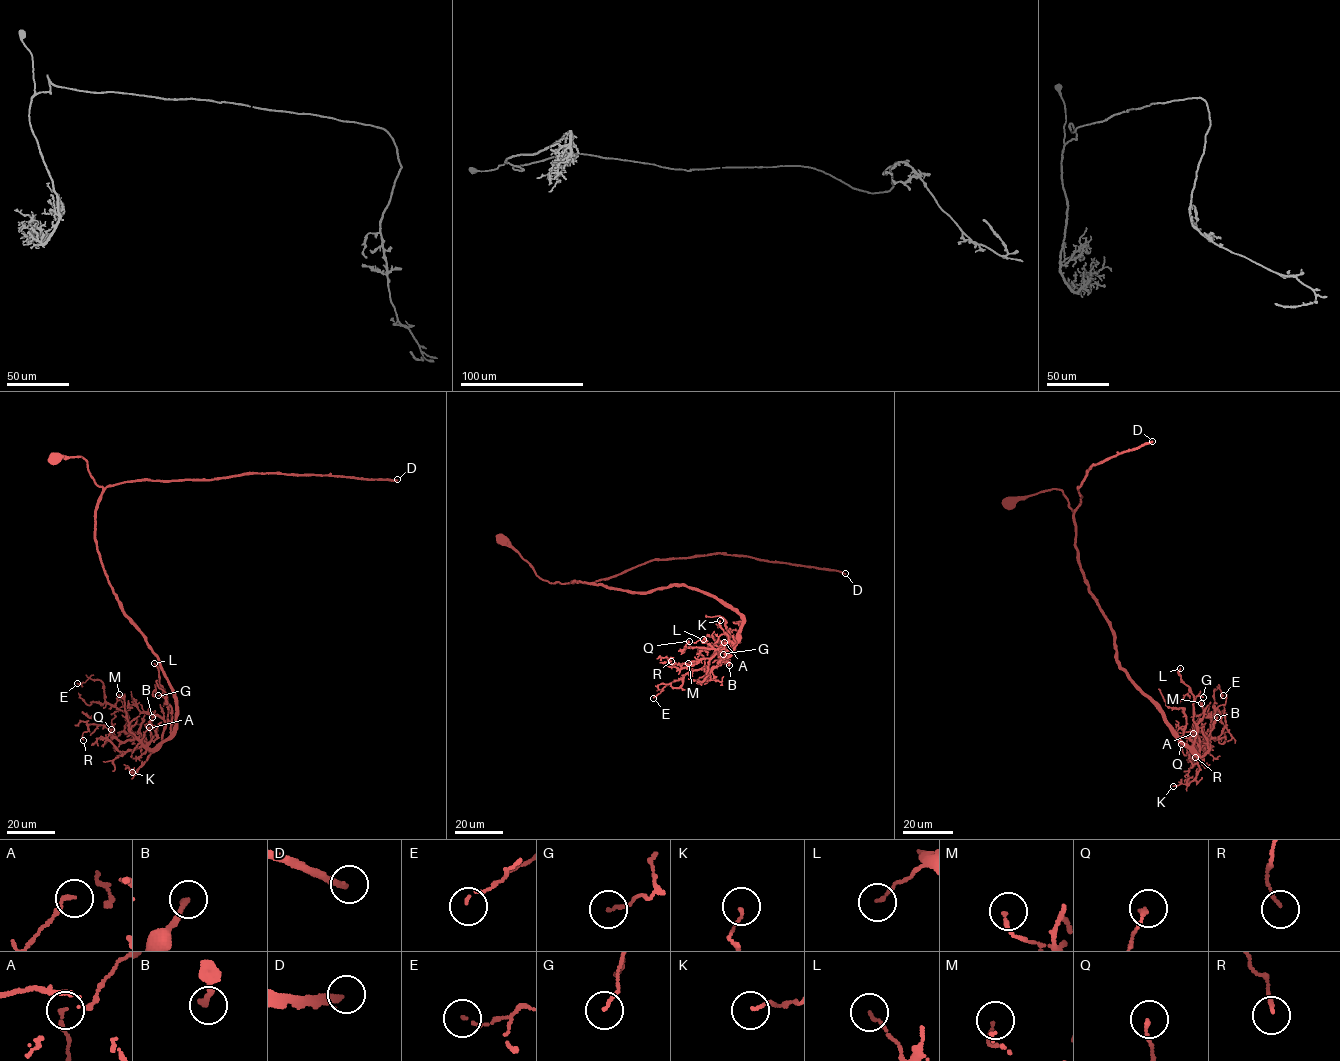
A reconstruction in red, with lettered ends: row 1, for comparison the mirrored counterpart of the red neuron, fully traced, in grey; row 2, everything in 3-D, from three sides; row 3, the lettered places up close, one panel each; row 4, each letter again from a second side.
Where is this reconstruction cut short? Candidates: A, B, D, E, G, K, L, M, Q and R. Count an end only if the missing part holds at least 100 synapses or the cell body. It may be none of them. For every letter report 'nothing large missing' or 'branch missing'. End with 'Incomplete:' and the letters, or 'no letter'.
A: nothing large missing
B: nothing large missing
D: branch missing
E: nothing large missing
G: nothing large missing
K: nothing large missing
L: nothing large missing
M: nothing large missing
Q: nothing large missing
R: nothing large missing
Incomplete: D

